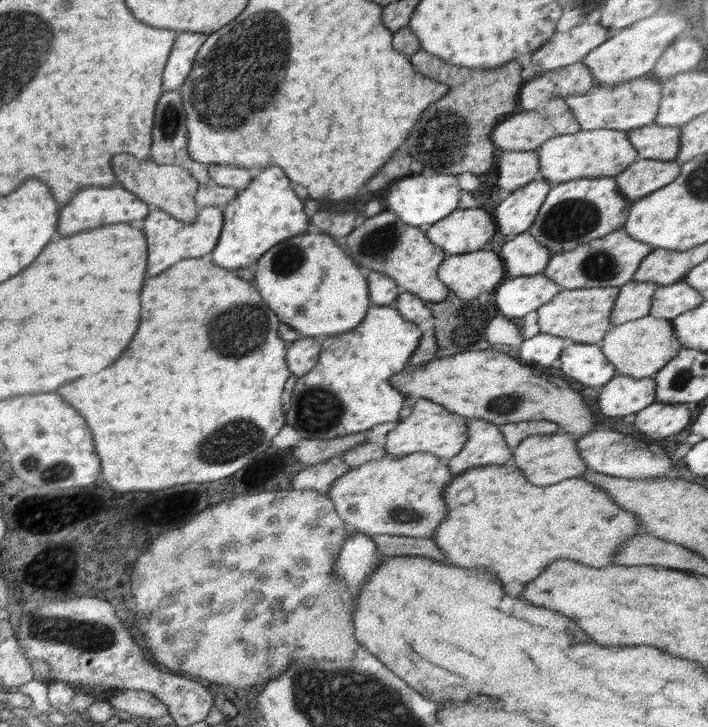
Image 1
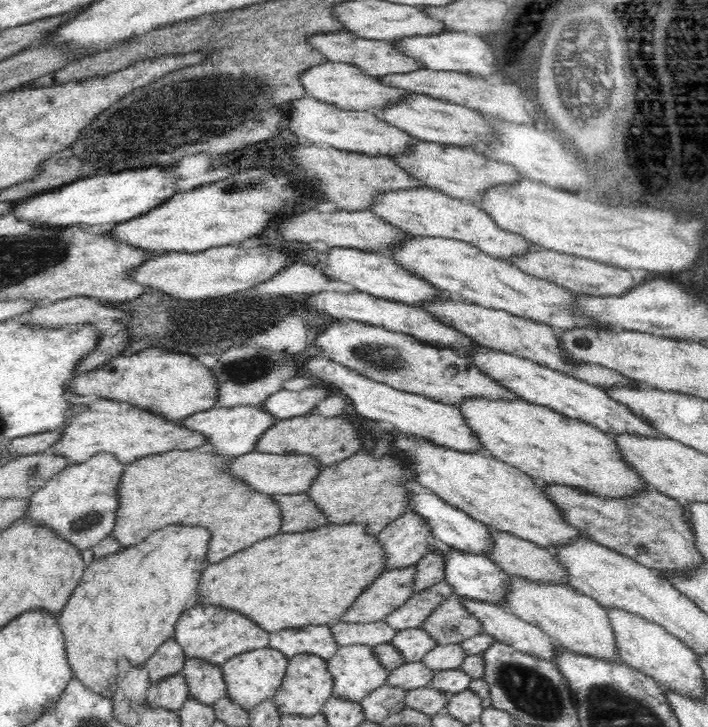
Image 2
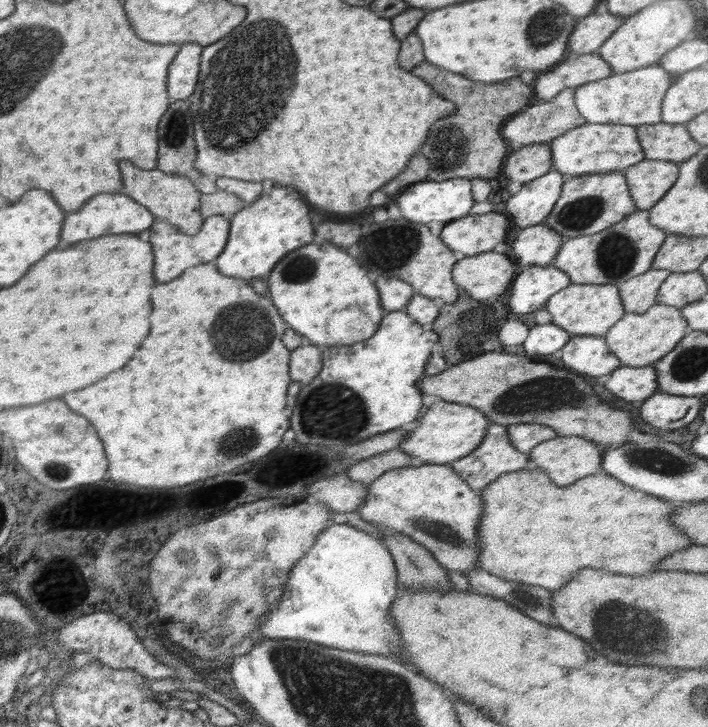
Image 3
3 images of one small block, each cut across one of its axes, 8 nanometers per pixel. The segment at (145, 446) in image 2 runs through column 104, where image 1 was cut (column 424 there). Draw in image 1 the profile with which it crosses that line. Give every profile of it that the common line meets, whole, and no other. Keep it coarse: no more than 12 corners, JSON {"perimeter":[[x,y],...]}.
{"perimeter":[[427,398],[387,434],[387,455],[449,460],[468,418]]}

